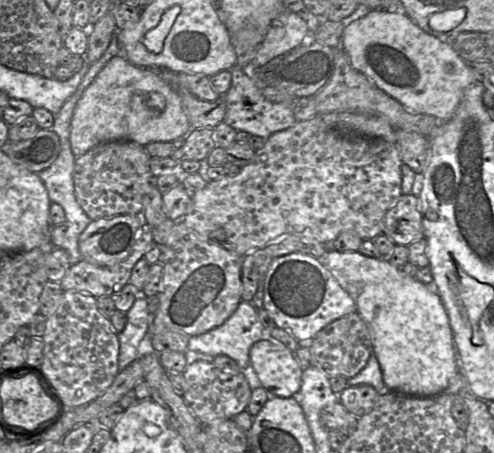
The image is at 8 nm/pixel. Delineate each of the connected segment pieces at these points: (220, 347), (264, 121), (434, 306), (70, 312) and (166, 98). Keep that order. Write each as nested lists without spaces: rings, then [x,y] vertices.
[[[241,301],[235,312],[220,326],[197,336],[191,336],[188,350],[199,352],[209,357],[225,355],[232,358],[244,371],[250,367],[251,346],[266,336],[265,330],[258,319],[256,308],[251,302]]]
[[[231,68],[231,86],[225,93],[226,112],[223,122],[235,130],[249,132],[267,139],[271,134],[293,126],[297,121],[293,103],[272,102],[266,99],[261,89],[248,77],[242,68]]]
[[[331,245],[319,259],[332,273],[339,285],[356,303],[356,312],[370,333],[373,353],[380,364],[383,381],[388,391],[416,397],[432,397],[444,393],[450,379],[459,372],[453,334],[441,298],[433,288],[405,275],[387,259],[375,259],[358,251],[339,252]]]
[[[64,292],[56,310],[46,319],[41,369],[55,387],[67,408],[84,406],[102,395],[118,373],[119,340],[109,318],[102,314],[97,299],[82,292]]]
[[[118,55],[112,57],[103,66],[103,68],[95,76],[93,81],[84,90],[78,102],[76,103],[76,106],[73,111],[72,120],[70,124],[69,140],[70,140],[71,150],[75,155],[75,157],[83,155],[84,153],[86,153],[87,151],[89,151],[90,149],[92,149],[93,147],[95,147],[100,143],[109,142],[109,141],[129,140],[145,146],[146,144],[154,141],[171,142],[177,139],[178,137],[181,136],[186,137],[186,135],[192,128],[190,126],[186,113],[182,107],[180,97],[178,96],[176,91],[157,74],[156,72],[157,69],[164,69],[164,68],[146,68],[146,67],[135,66],[124,57],[120,57]]]

